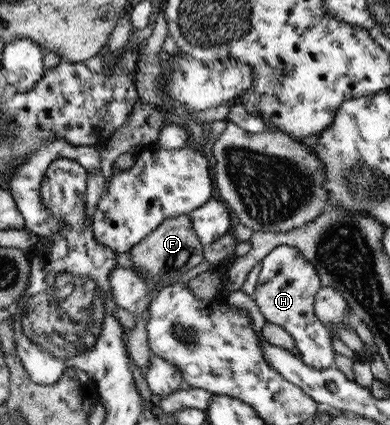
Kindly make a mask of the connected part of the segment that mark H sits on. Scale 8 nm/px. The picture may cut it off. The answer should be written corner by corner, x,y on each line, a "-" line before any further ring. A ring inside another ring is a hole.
288,245
273,248
260,264
257,288
251,296
267,322
279,324
291,334
299,350
298,357
309,368
323,371
334,366
332,334
314,314
315,295
322,284
313,264
300,251

